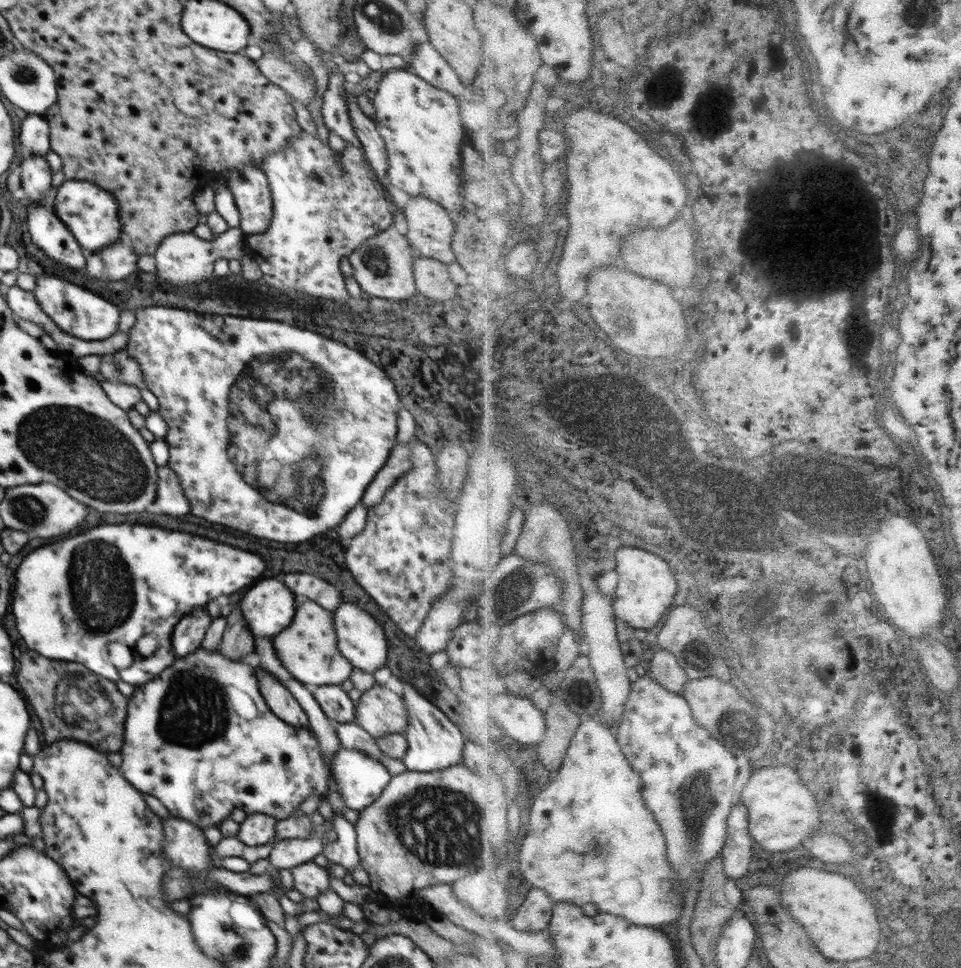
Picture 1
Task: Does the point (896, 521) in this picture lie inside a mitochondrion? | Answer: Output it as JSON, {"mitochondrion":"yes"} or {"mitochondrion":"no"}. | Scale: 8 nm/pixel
{"mitochondrion":"yes"}

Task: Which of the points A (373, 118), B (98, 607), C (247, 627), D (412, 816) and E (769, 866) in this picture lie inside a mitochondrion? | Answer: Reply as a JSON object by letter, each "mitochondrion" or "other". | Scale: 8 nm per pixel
{"A":"other","B":"mitochondrion","C":"other","D":"mitochondrion","E":"other"}

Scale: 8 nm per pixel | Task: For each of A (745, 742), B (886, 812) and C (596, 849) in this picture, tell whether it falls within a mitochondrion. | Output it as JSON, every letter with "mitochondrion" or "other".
{"A":"mitochondrion","B":"mitochondrion","C":"mitochondrion"}

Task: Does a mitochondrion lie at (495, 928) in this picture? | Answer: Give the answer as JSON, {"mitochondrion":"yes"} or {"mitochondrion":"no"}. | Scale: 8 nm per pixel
{"mitochondrion":"no"}

